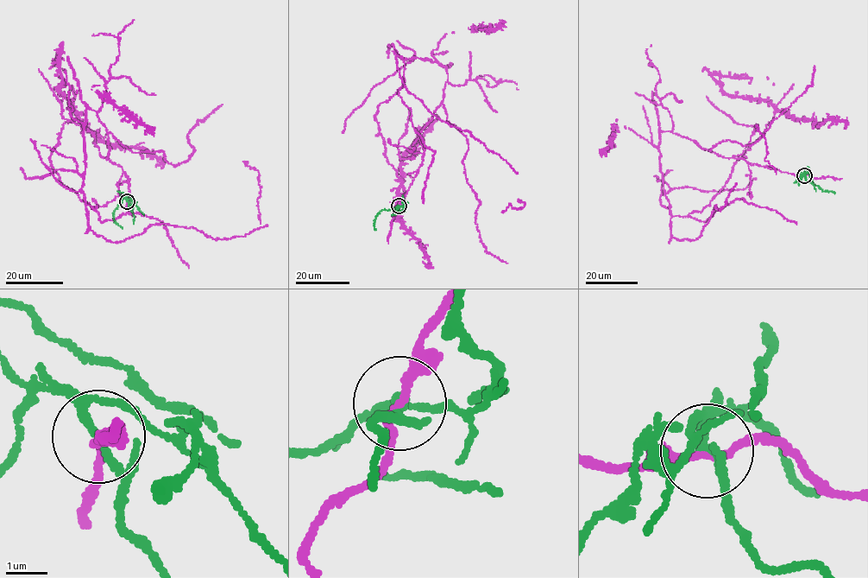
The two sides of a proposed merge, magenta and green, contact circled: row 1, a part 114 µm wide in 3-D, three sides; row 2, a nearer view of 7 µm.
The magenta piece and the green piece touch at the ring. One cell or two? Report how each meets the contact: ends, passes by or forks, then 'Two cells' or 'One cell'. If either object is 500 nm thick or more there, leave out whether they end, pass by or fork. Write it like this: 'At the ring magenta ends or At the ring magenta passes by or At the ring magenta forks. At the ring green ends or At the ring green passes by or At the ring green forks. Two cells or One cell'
At the ring magenta passes by. At the ring green forks. Two cells

